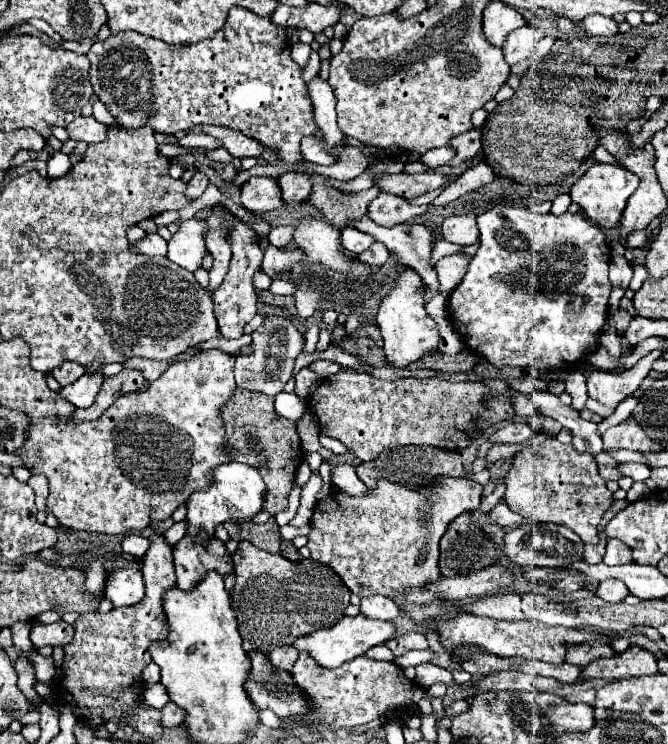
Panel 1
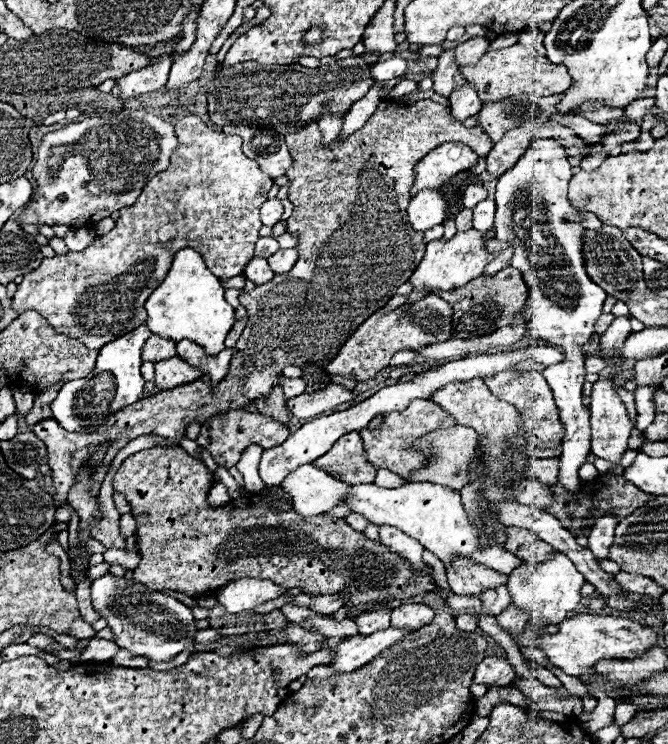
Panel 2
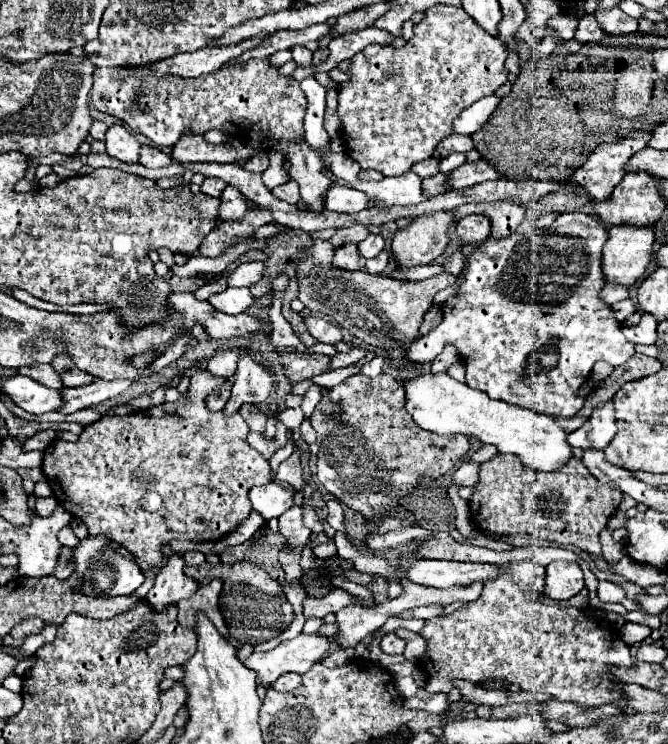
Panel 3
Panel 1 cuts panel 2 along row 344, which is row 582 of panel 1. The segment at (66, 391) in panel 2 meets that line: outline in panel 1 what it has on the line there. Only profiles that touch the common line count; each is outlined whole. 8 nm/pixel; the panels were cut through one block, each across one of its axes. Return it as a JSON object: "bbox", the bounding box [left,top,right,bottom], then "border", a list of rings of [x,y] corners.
{"bbox":[104,568,144,606],"border":[[[116,568],[106,572],[104,594],[114,606],[132,606],[144,598],[142,572],[138,568]]]}

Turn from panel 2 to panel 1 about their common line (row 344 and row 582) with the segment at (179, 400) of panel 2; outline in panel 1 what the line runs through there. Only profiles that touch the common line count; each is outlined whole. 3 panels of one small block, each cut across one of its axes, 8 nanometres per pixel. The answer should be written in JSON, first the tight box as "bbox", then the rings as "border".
{"bbox":[230,542,350,656],"border":[[[240,542],[232,560],[236,574],[234,592],[230,594],[232,610],[238,618],[240,636],[250,640],[258,652],[268,656],[276,646],[290,646],[300,634],[330,628],[344,618],[344,610],[350,604],[350,592],[328,566],[312,560],[302,560],[300,564],[290,562],[280,554],[258,550],[250,542]]]}

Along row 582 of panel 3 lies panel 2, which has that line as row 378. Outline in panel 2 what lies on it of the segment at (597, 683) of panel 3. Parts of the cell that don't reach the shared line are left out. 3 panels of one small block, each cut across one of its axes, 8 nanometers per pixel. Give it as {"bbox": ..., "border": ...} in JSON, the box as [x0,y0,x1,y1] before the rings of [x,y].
{"bbox":[486,372,564,448],"border":[[[500,372],[486,378],[486,386],[494,396],[514,404],[518,408],[522,426],[524,426],[524,438],[532,438],[538,448],[548,448],[552,444],[560,444],[564,440],[564,424],[560,422],[558,408],[554,404],[552,392],[540,372]]]}

